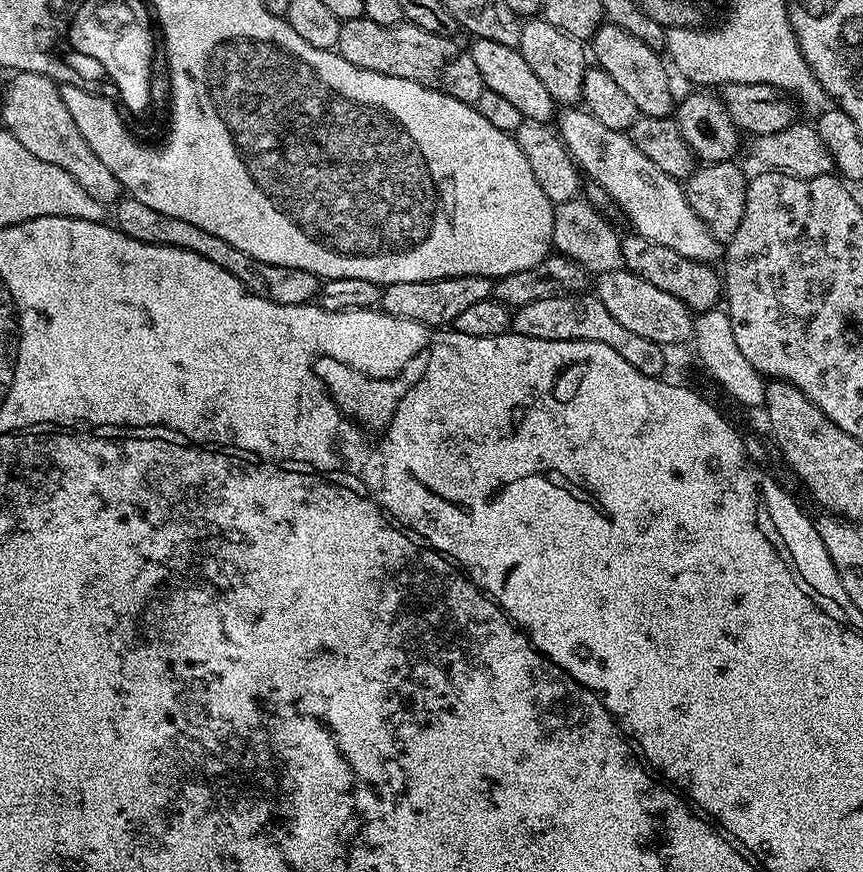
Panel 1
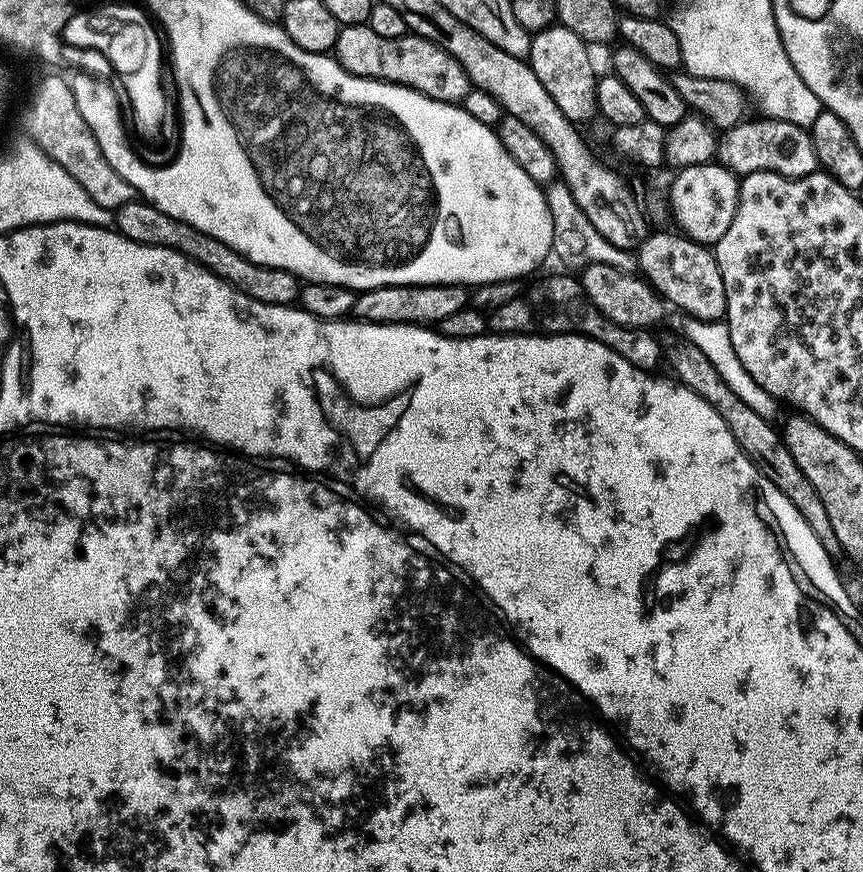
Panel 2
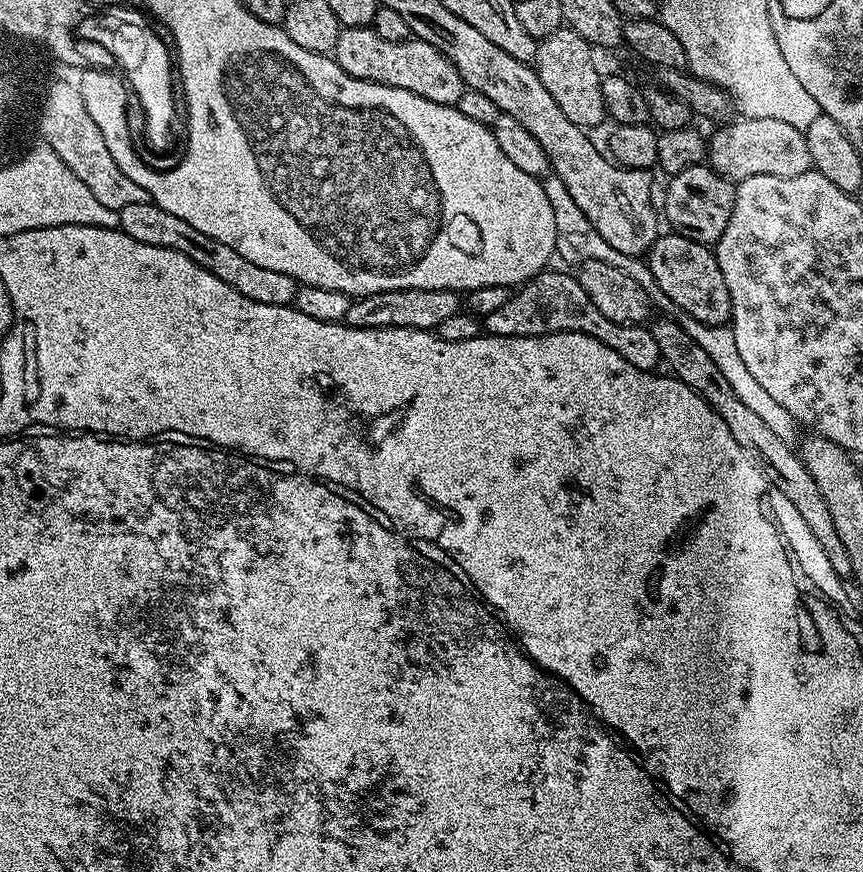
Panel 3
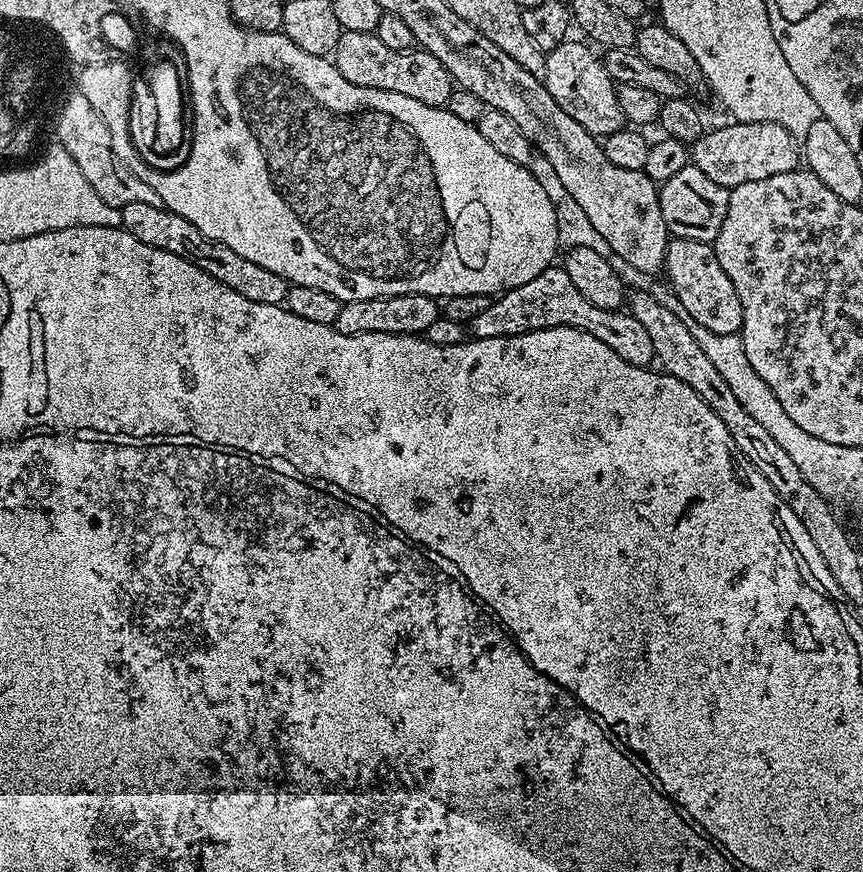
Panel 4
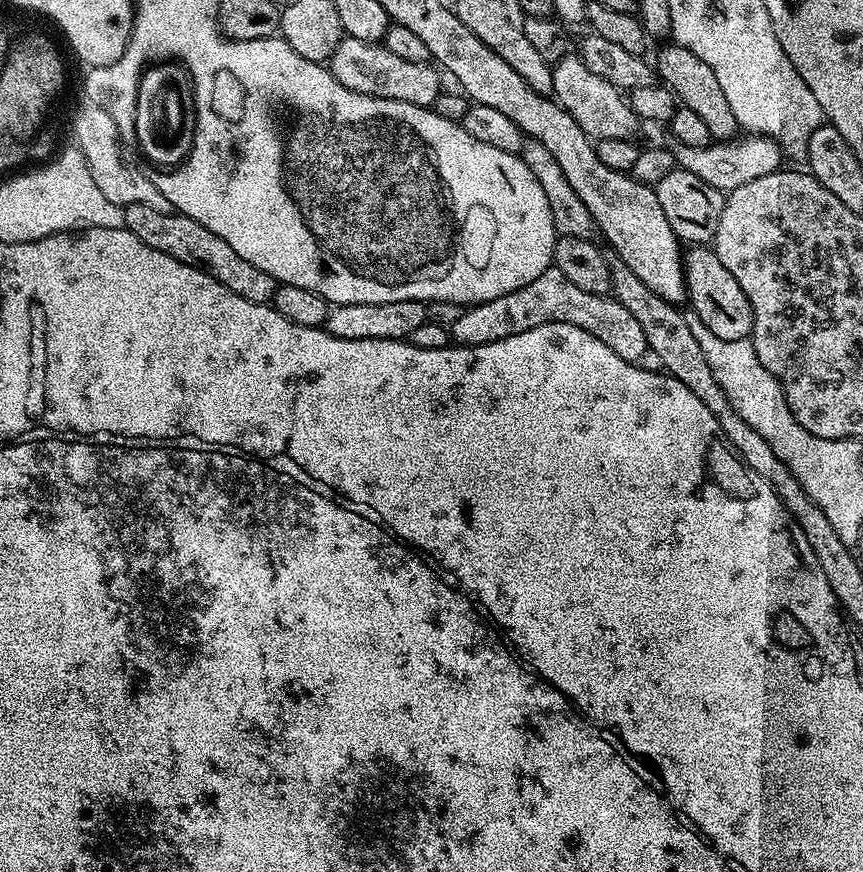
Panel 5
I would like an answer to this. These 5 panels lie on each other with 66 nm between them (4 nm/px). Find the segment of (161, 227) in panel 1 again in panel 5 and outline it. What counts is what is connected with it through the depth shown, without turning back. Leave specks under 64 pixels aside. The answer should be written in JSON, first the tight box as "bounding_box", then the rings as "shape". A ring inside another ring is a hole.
{"bounding_box":[123,202,278,304],"shape":[[[142,202],[125,204],[123,227],[130,230],[130,234],[134,234],[134,238],[146,242],[146,246],[150,246],[154,250],[162,250],[162,254],[170,254],[170,258],[178,258],[178,262],[186,262],[186,266],[194,266],[198,270],[210,274],[210,278],[222,282],[222,286],[226,286],[226,290],[234,290],[234,294],[246,298],[246,302],[267,304],[276,293],[278,281],[270,274],[266,274],[266,270],[258,270],[258,266],[246,262],[246,258],[240,257],[227,242],[222,242],[222,238],[218,238],[218,234],[210,234],[210,230],[206,230],[206,226],[202,226],[202,222],[194,222],[194,218],[183,216],[181,212],[173,210],[170,214],[162,214],[162,210],[153,210],[151,206],[142,206]]]}

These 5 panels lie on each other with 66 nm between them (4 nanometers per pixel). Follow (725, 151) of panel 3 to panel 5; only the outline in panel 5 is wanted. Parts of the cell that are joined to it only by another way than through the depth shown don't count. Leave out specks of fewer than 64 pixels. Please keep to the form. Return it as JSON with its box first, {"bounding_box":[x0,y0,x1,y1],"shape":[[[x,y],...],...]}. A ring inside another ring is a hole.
{"bounding_box":[669,134,784,194],"shape":[[[746,134],[730,141],[713,141],[705,148],[690,147],[678,142],[671,143],[669,148],[677,167],[690,171],[725,194],[737,189],[738,186],[744,186],[754,178],[777,171],[781,167],[780,162],[784,160],[780,145],[759,134]]]}

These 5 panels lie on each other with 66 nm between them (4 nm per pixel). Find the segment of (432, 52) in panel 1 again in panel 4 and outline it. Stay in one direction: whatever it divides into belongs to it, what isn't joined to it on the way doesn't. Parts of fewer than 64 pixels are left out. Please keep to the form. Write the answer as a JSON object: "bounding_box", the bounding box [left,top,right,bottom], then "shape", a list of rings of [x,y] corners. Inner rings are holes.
{"bounding_box":[334,31,448,108],"shape":[[[341,31],[334,63],[342,78],[346,78],[346,82],[354,82],[354,86],[390,90],[390,94],[406,94],[406,98],[415,98],[417,102],[435,108],[447,105],[448,99],[444,97],[444,75],[448,71],[429,52],[390,50],[390,46],[385,46],[375,32]]]}

